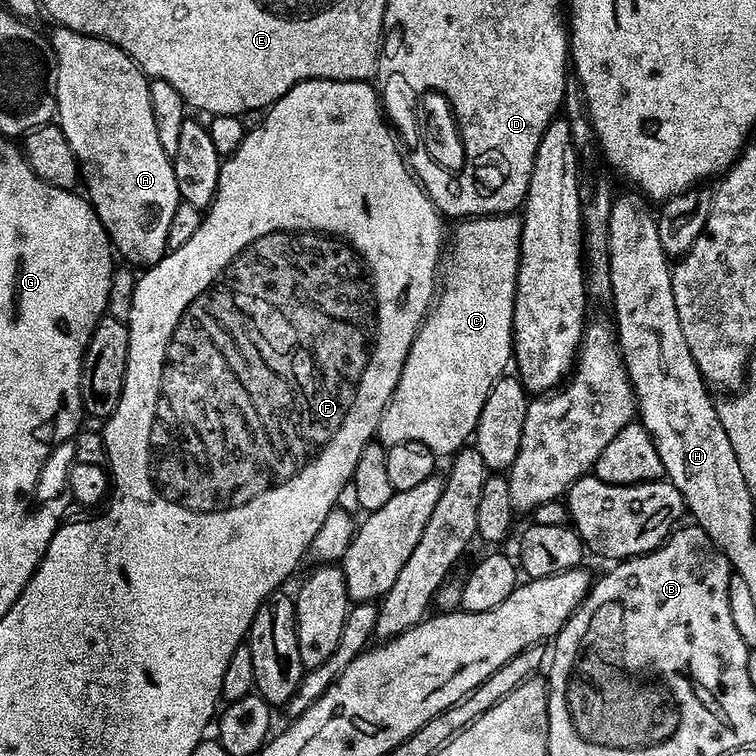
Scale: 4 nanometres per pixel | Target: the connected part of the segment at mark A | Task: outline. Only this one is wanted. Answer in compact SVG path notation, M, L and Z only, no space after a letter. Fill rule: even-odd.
M56 26L50 36L50 47L56 61L56 115L55 119L60 125L62 134L66 134L66 142L70 142L70 150L74 150L79 175L82 177L82 184L88 187L87 199L90 201L93 210L98 214L102 226L108 232L108 238L112 241L113 249L125 256L127 263L132 266L144 264L151 266L156 264L169 251L168 235L170 234L170 221L174 218L174 210L178 210L181 204L178 182L174 178L172 169L172 157L169 152L162 150L162 142L158 142L158 126L154 126L154 110L150 106L150 83L149 77L136 64L135 60L126 50L122 50L118 44L104 39L103 36L87 36L85 32L72 30L63 26Z

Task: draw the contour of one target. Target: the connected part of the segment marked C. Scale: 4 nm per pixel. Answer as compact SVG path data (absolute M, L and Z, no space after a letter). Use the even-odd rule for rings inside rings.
M497 214L464 218L457 223L460 225L453 236L451 233L450 251L442 264L442 291L435 297L434 307L424 317L410 346L398 386L380 419L379 443L391 446L398 442L422 442L437 457L448 458L465 447L464 439L475 433L486 394L509 371L513 359L512 319L520 265L521 221L516 214Z

